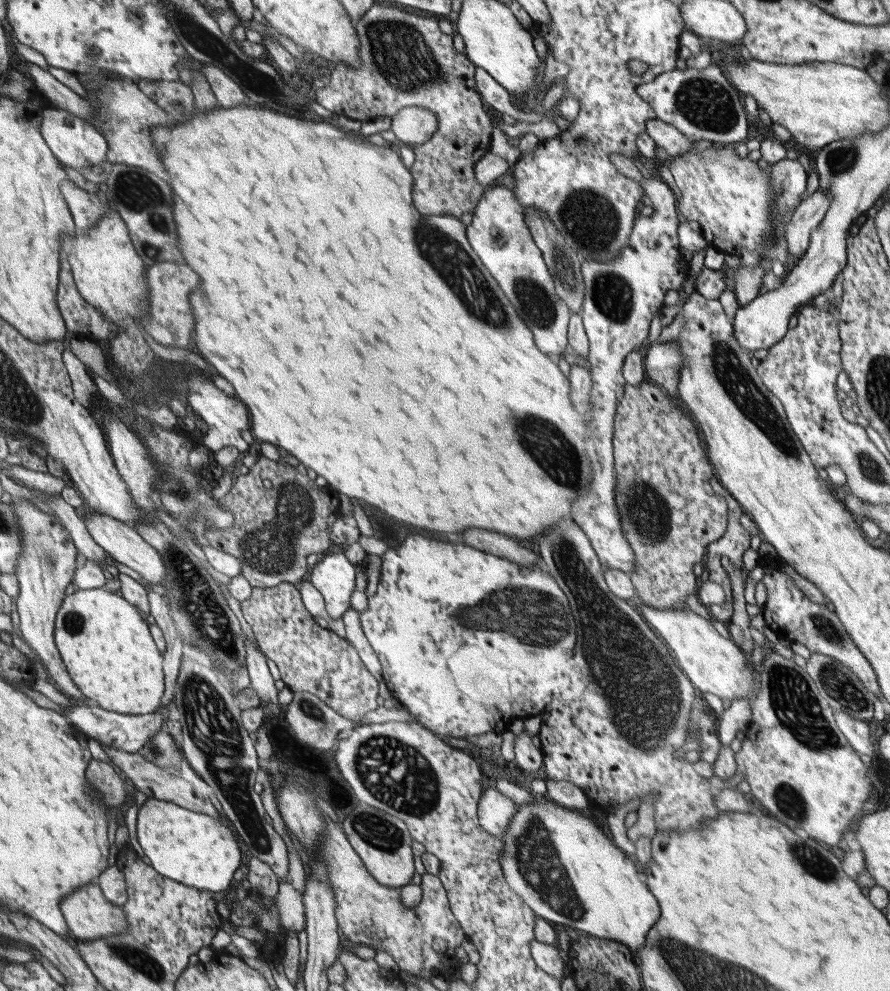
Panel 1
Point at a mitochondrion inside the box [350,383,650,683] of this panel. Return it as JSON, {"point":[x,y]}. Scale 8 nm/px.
{"point":[537,618]}

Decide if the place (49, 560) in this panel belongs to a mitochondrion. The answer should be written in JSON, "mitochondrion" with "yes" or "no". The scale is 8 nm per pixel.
{"mitochondrion":"yes"}

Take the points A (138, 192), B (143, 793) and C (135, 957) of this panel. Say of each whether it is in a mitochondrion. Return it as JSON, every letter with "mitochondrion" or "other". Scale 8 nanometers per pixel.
{"A":"mitochondrion","B":"other","C":"mitochondrion"}

